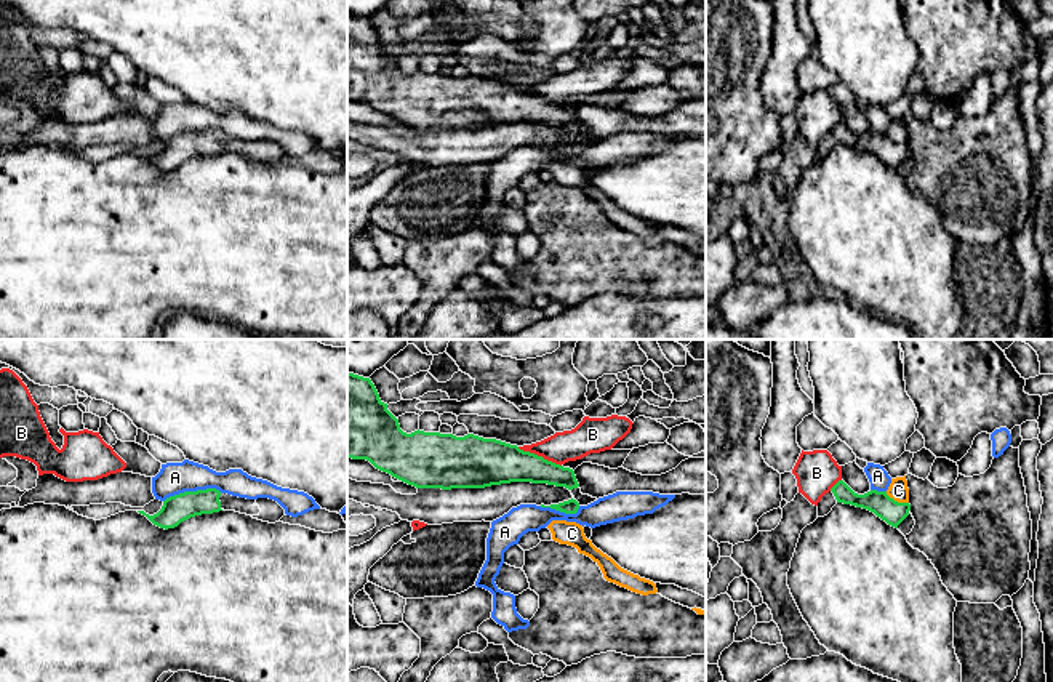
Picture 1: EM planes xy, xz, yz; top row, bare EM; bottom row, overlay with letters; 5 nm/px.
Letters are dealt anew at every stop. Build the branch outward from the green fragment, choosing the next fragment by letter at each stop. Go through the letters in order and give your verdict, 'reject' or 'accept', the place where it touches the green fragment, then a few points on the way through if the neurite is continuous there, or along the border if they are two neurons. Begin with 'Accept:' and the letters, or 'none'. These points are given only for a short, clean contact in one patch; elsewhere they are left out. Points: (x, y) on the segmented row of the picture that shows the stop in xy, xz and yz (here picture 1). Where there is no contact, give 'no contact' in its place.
Accept: none
A: reject; contact xy (192, 492); border xy (221, 492), (215, 489), (184, 490), (170, 495), (164, 501)
B: reject; contact xz (540, 457); border xz (517, 447), (541, 455), (560, 466)
C: reject; contact yz (896, 501); border yz (885, 492), (895, 500), (908, 503)

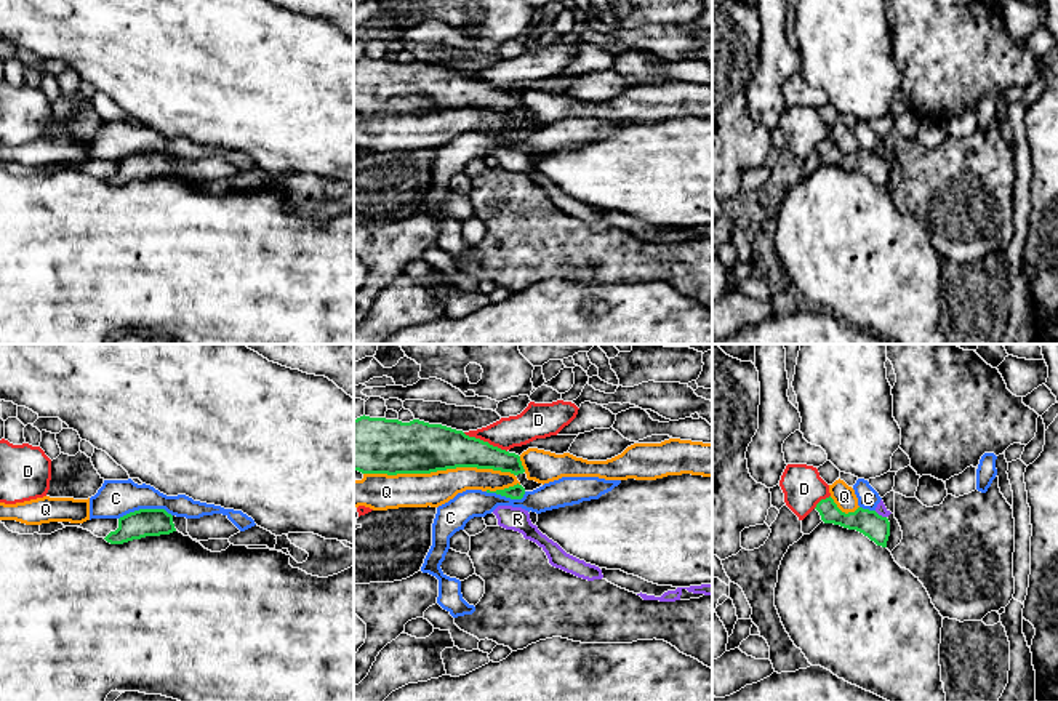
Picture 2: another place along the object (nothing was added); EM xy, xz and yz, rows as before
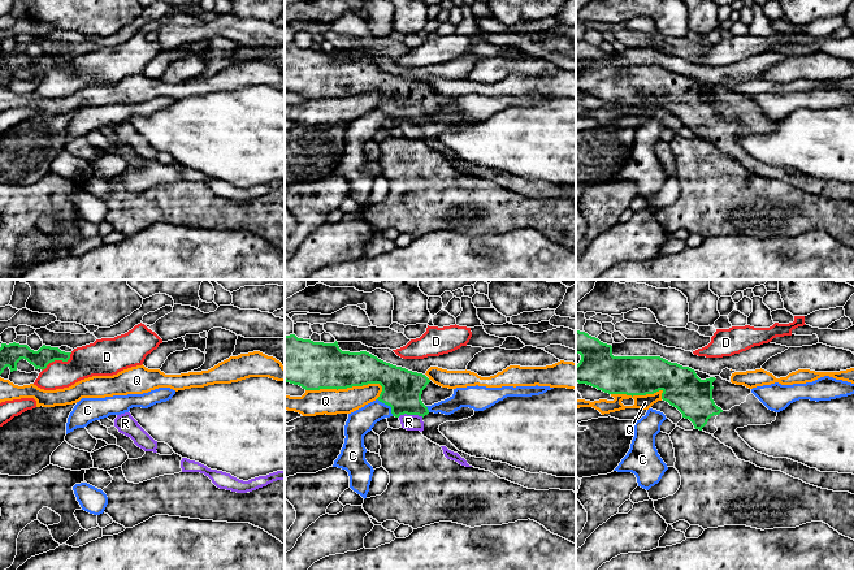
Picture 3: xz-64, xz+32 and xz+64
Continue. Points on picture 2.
Accept: none
C: reject; contact xy (144, 509); border xy (172, 514), (164, 509), (135, 509), (119, 519)
D: reject; contact xz (485, 442); border xz (463, 432), (487, 440), (506, 452)
Q: reject; contact xz (439, 469)
R: reject; contact yz (881, 516); border yz (874, 511), (885, 517)

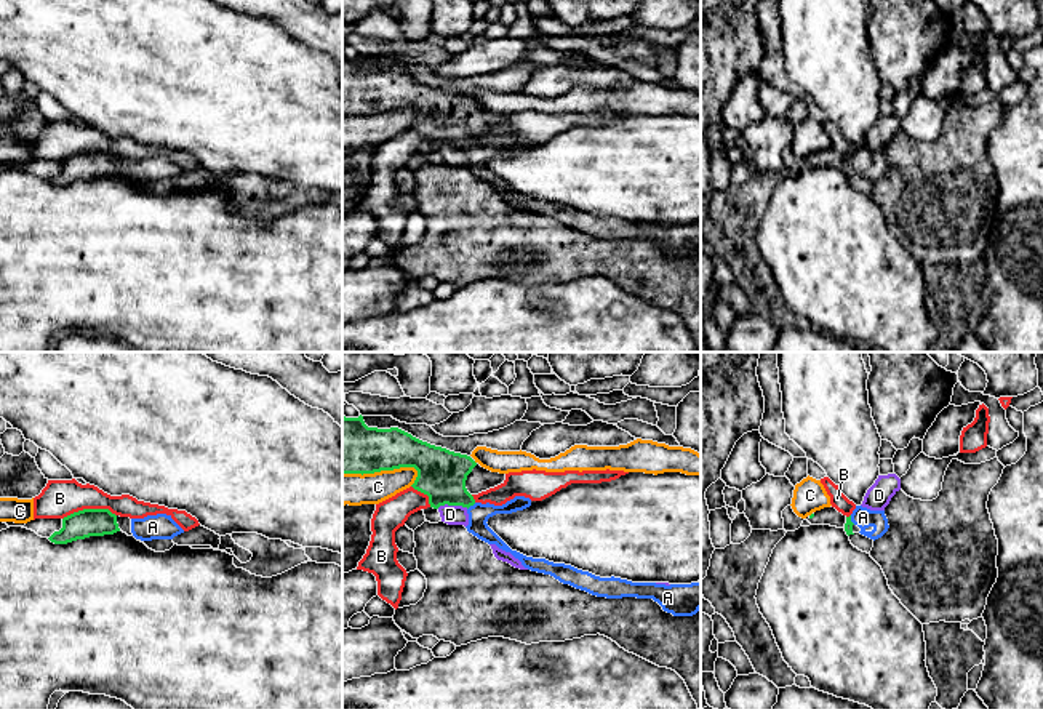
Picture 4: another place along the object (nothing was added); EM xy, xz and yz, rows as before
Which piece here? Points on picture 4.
Accept: A
A: accept; contact xz (471, 504); way xz (442, 474), (471, 504), (479, 514)
B: reject; contact xy (88, 509); border xy (115, 514), (107, 509), (79, 509), (63, 519)
C: reject; contact xz (379, 471)
D: reject; contact xz (453, 504); border xz (437, 508), (445, 504), (467, 508)

